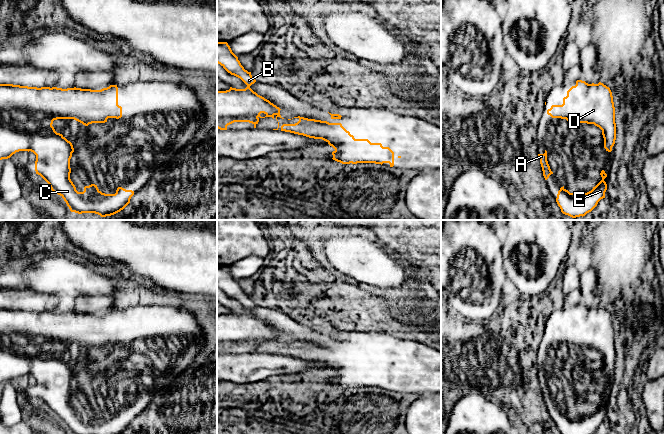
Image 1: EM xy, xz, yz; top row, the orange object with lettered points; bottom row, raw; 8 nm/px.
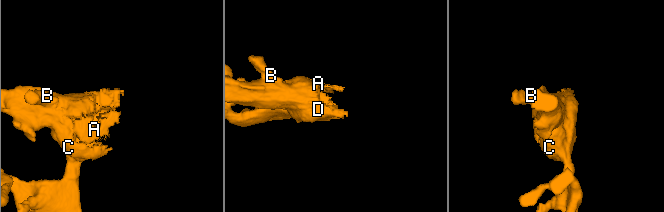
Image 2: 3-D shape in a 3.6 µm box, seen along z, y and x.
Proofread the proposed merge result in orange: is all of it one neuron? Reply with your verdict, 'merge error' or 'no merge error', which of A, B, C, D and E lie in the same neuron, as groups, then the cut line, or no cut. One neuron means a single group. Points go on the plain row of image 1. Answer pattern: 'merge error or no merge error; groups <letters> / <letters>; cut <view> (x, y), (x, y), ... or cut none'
no merge error; groups A B C D E; cut none

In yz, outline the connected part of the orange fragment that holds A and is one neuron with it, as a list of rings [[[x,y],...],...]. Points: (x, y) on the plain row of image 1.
[[[545,374],[544,378],[538,378],[538,381],[540,383],[543,400],[544,400],[545,404],[547,404],[549,402],[549,400],[551,398],[553,398],[553,396],[551,395],[550,390],[548,388],[548,385],[547,385],[547,375]]]

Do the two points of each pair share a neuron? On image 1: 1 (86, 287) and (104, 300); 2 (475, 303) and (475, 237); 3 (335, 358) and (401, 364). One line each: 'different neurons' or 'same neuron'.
1: different neurons
2: same neuron
3: same neuron

